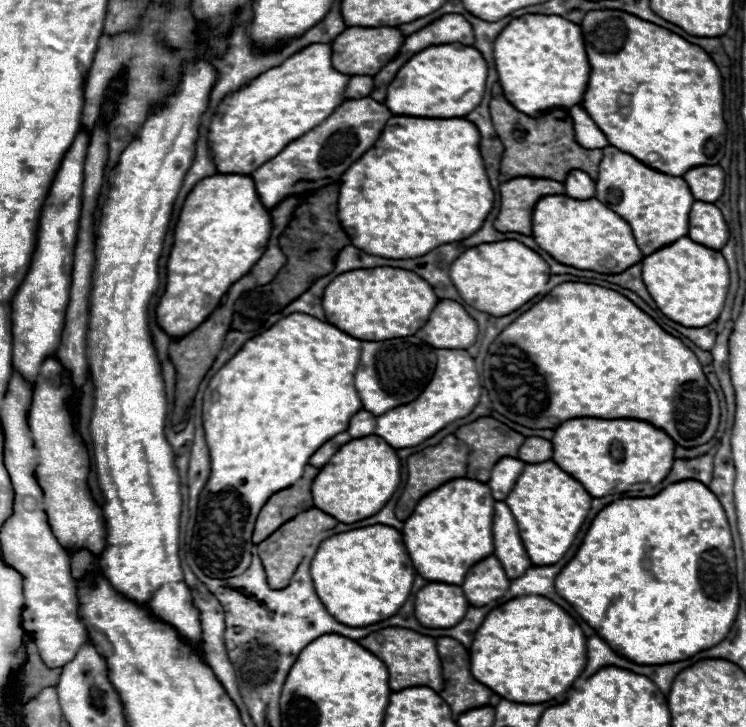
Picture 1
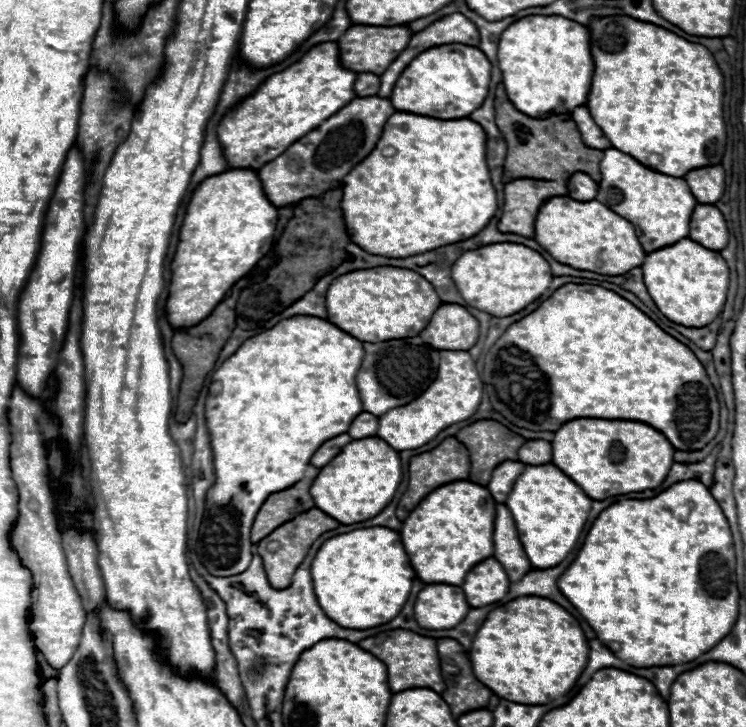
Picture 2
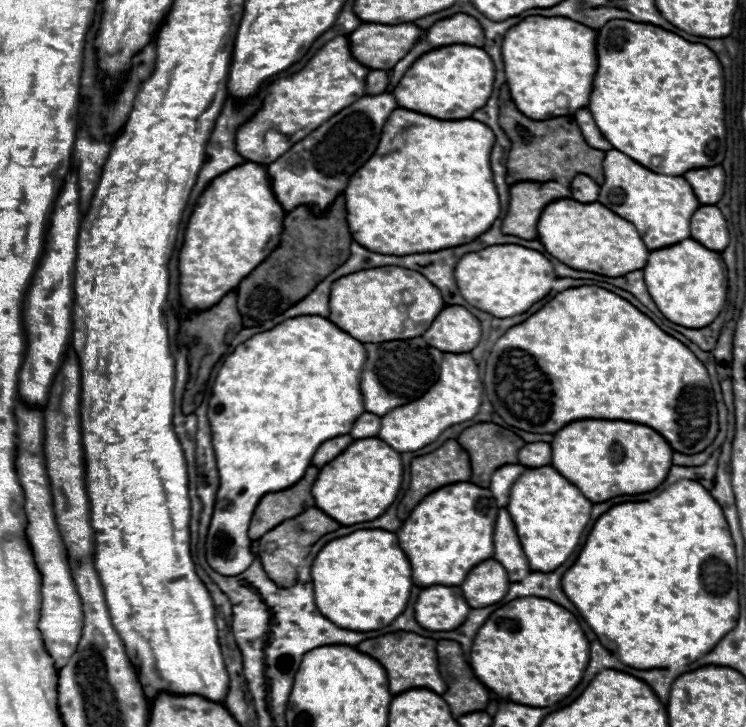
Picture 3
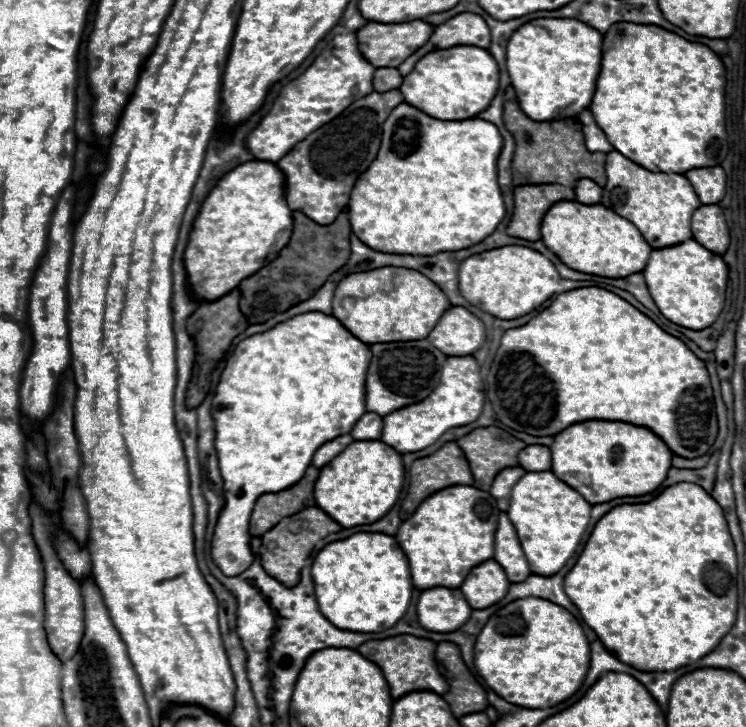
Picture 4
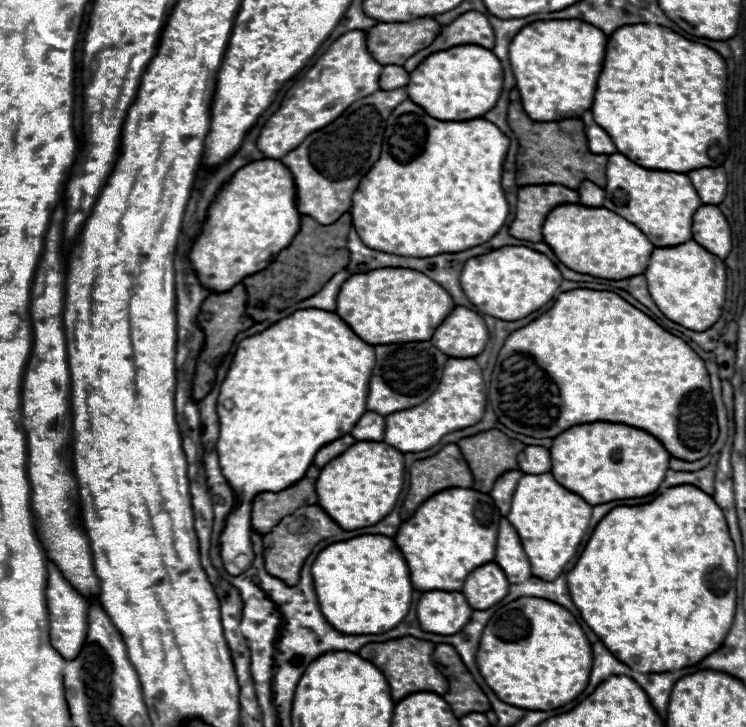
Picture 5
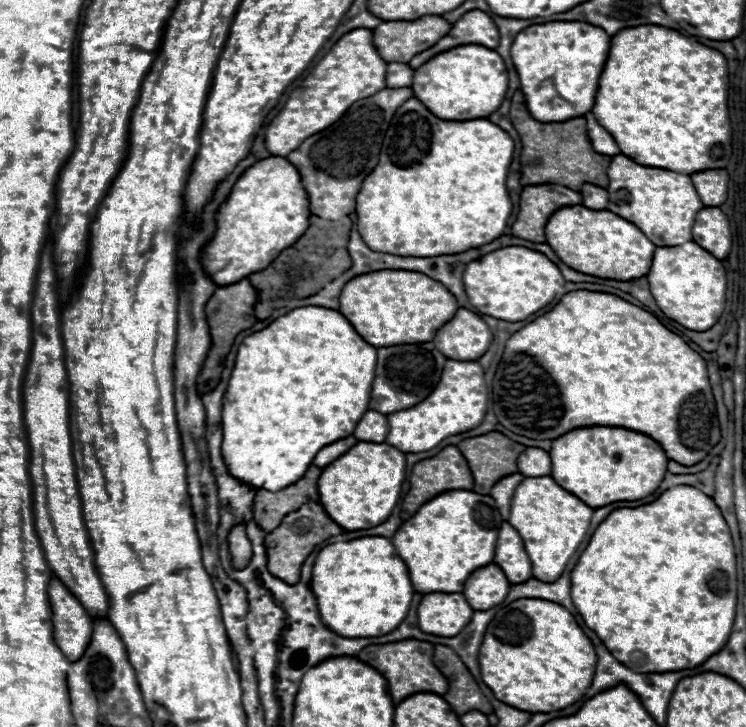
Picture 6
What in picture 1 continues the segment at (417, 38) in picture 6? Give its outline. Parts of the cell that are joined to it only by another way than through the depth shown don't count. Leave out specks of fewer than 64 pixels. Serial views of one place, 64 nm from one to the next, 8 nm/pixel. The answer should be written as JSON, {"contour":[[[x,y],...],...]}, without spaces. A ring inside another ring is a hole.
{"contour":[[[354,26],[344,30],[344,34],[340,34],[340,38],[336,38],[336,42],[332,44],[332,64],[338,72],[344,72],[344,74],[376,76],[398,54],[404,40],[406,36],[398,28],[376,30],[376,28]]]}

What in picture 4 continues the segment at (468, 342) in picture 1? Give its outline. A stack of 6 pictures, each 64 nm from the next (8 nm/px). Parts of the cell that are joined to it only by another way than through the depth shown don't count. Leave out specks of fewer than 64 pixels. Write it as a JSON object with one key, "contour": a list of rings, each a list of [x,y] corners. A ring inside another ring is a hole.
{"contour":[[[454,306],[440,318],[428,342],[440,348],[446,356],[472,356],[486,342],[484,322],[462,306]]]}

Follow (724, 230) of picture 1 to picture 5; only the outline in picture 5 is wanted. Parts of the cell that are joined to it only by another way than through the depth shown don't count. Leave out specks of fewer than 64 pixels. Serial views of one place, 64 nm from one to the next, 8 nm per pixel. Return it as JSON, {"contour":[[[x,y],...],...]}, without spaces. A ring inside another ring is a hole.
{"contour":[[[702,206],[692,220],[692,240],[718,258],[726,258],[730,252],[730,226],[718,206]]]}

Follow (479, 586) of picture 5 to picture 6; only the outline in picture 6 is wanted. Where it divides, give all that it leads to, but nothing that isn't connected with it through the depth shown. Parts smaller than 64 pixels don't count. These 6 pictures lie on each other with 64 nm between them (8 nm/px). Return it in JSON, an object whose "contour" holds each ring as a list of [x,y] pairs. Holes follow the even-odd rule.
{"contour":[[[492,564],[484,566],[484,570],[476,570],[476,574],[464,584],[462,594],[474,610],[490,610],[504,602],[510,586],[512,584],[504,578],[504,572]]]}

